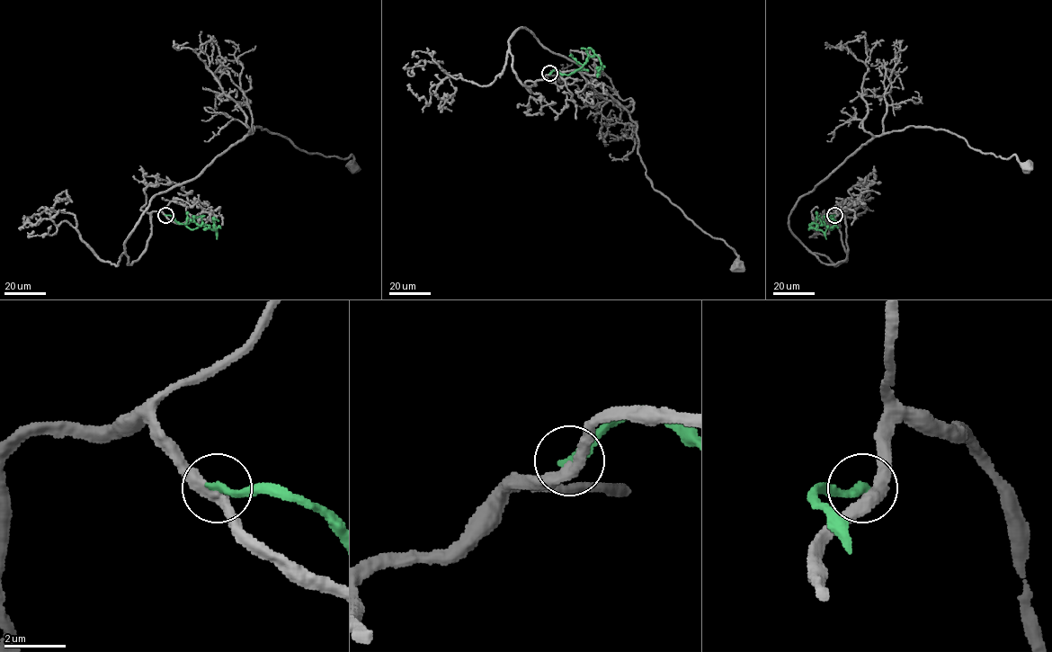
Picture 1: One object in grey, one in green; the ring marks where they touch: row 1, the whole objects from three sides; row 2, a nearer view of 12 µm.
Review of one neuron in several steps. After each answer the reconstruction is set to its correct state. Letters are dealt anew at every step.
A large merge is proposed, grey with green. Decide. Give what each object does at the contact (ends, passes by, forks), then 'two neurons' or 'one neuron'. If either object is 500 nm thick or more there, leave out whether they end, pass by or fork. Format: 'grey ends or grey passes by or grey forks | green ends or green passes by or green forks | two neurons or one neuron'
grey passes by | green ends | two neurons

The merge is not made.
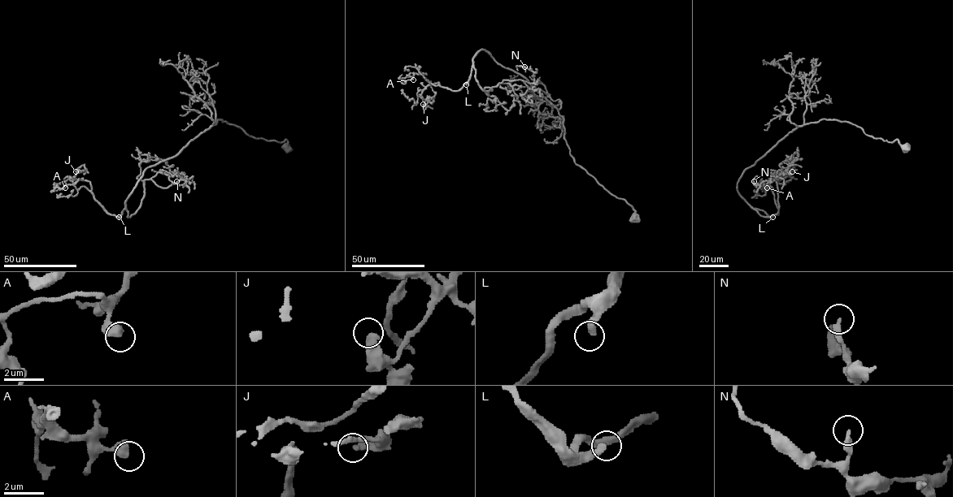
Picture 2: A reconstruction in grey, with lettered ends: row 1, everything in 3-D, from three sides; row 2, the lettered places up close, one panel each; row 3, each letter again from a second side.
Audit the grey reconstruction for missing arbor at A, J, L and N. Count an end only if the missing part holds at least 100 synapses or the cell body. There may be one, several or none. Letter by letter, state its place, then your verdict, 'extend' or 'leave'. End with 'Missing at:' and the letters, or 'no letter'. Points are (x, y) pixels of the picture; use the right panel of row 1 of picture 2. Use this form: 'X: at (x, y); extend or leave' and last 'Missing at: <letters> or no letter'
A: at (767, 187); leave
J: at (792, 171); leave
L: at (772, 217); extend
N: at (754, 181); leave
Missing at: L

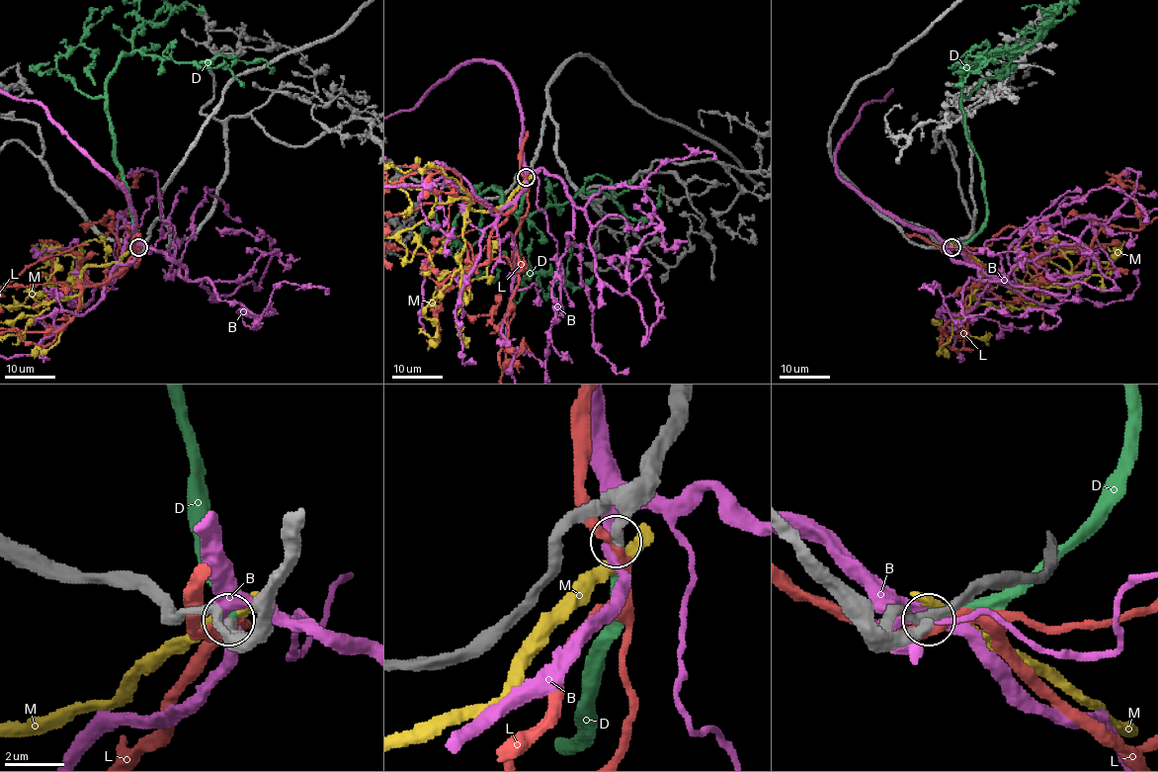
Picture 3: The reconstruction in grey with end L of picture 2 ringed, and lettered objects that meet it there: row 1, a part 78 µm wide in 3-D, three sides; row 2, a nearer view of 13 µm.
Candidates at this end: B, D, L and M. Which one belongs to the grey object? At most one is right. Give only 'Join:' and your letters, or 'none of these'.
Join: D

